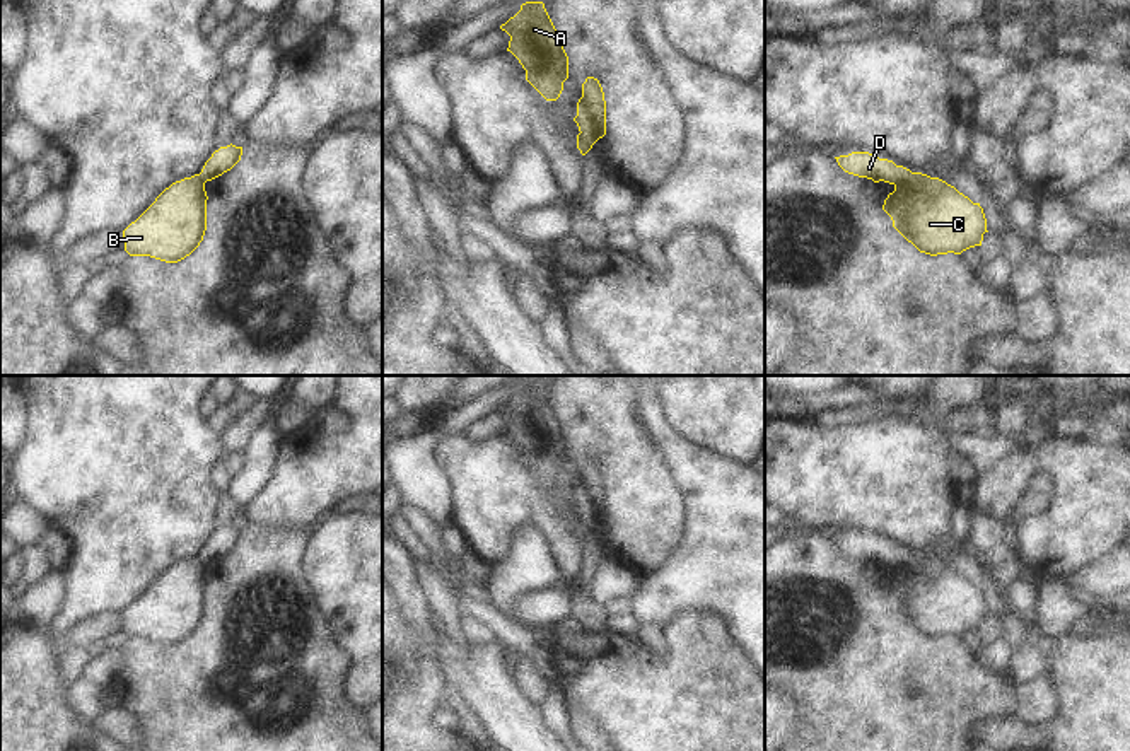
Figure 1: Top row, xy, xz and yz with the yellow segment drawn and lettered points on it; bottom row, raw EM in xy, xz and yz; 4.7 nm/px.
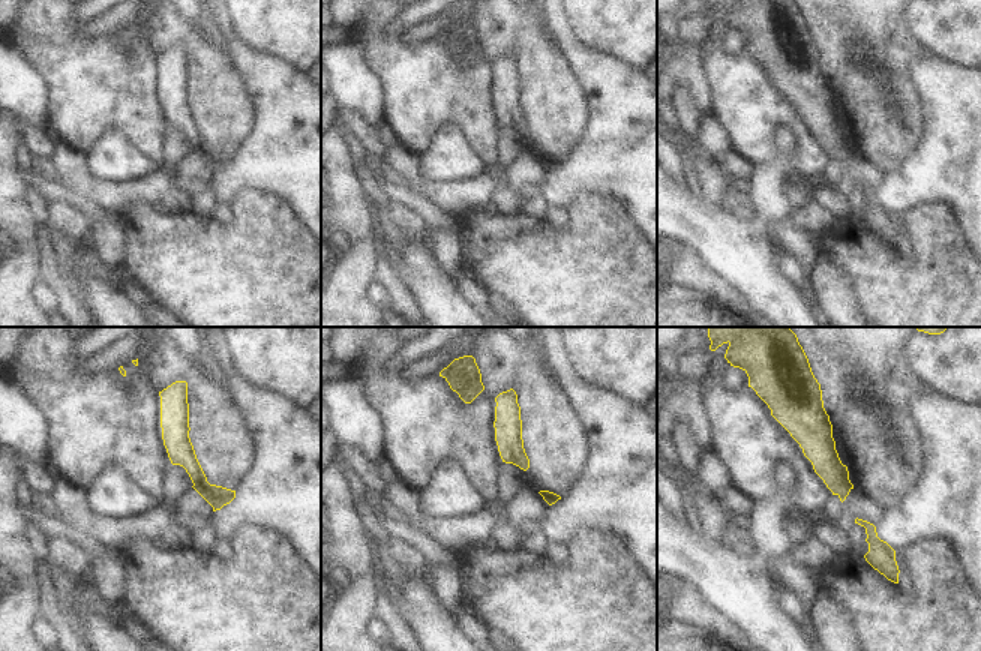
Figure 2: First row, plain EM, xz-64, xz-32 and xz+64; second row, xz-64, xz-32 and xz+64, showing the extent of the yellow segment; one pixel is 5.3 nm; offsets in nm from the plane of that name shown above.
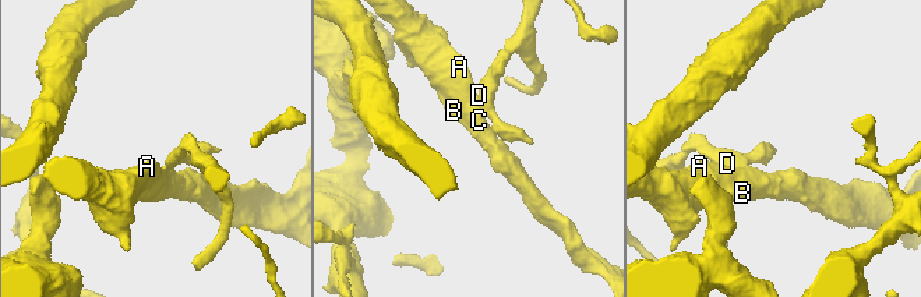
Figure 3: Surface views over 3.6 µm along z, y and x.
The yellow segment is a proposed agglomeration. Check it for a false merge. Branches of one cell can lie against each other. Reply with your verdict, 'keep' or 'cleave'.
cleave

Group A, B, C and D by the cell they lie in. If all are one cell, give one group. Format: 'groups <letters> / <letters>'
groups A B C / D

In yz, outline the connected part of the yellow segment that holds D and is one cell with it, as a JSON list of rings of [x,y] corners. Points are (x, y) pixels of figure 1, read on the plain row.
[[[852,534],[835,541],[845,555],[872,562],[874,565],[896,565],[912,556],[910,551],[896,548],[893,543],[879,541],[869,534]]]

